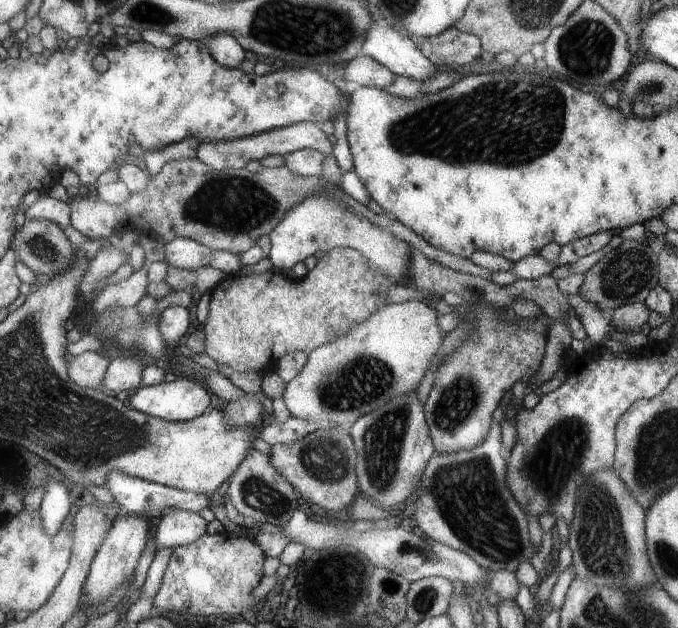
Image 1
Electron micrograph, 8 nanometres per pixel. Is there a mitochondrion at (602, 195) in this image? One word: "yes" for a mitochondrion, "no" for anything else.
no

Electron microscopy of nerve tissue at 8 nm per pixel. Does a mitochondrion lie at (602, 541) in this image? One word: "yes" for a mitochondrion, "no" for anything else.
yes

